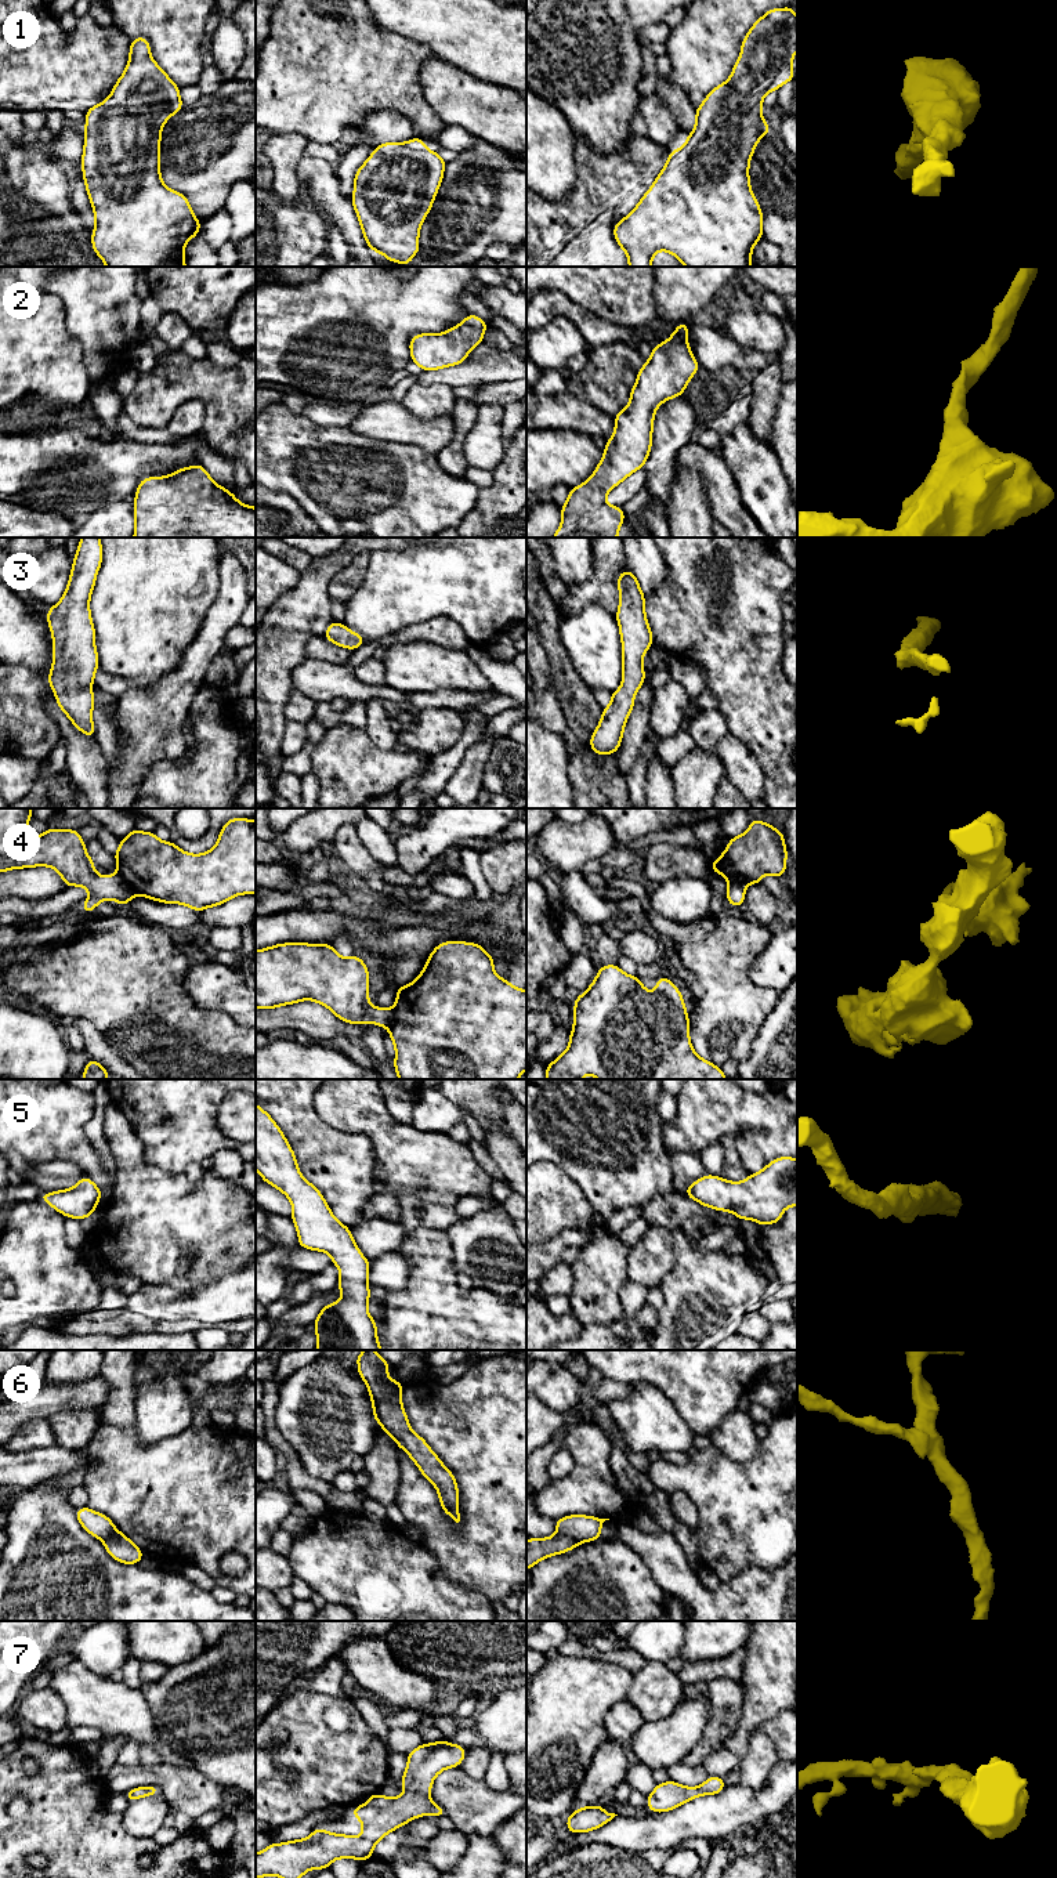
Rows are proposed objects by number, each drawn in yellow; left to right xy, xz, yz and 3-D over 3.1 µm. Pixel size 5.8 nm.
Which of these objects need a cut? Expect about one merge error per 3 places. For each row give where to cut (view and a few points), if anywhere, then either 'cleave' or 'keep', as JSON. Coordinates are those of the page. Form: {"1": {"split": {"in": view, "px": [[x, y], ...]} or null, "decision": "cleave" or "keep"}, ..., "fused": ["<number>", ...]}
{"1": {"split": null, "decision": "keep"}, "2": {"split": null, "decision": "keep"}, "3": {"split": null, "decision": "keep"}, "4": {"split": {"in": "xy", "px": [[118, 872], [134, 893]]}, "decision": "cleave"}, "5": {"split": null, "decision": "keep"}, "6": {"split": {"in": "xz", "px": [[369, 1390], [375, 1399], [380, 1424]]}, "decision": "cleave"}, "7": {"split": null, "decision": "keep"}, "fused": ["4", "6"]}

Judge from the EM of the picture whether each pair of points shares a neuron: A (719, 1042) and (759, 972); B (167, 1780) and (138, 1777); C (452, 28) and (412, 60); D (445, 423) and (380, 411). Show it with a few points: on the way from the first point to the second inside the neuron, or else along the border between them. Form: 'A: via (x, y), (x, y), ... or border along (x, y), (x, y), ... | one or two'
A: border along (762, 951), (748, 977), (778, 994) | two
B: via (160, 1777), (145, 1777) | one
C: border along (426, 44), (434, 55) | two
D: via (429, 427), (401, 427), (397, 424) | one

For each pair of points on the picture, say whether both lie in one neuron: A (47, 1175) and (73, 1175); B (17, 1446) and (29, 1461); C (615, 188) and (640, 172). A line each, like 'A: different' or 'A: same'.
A: same
B: different
C: same

